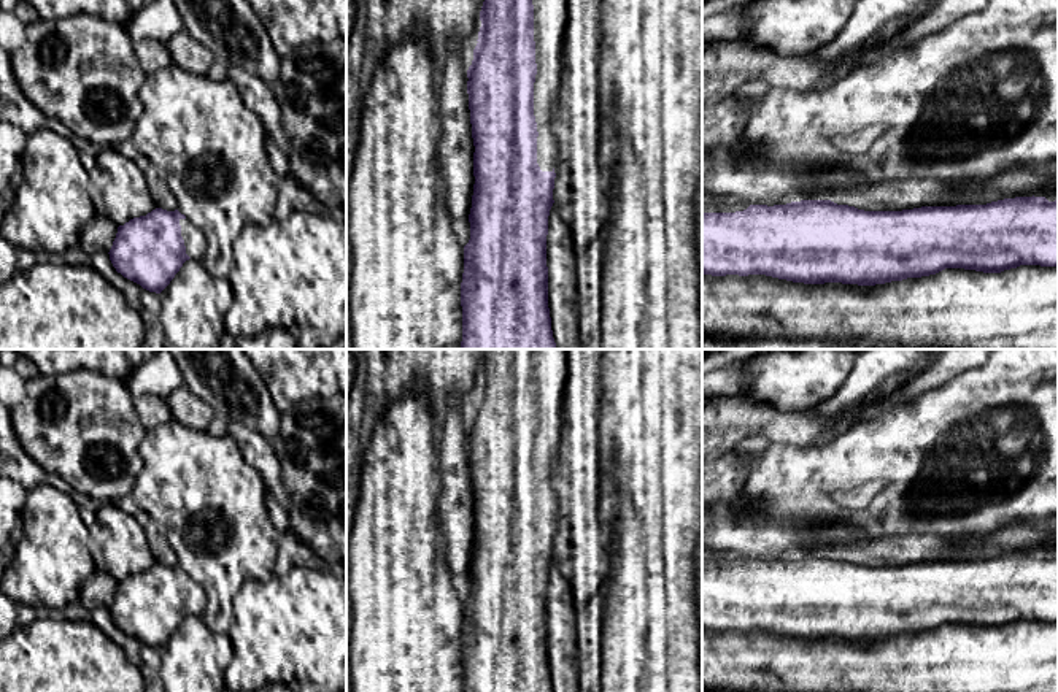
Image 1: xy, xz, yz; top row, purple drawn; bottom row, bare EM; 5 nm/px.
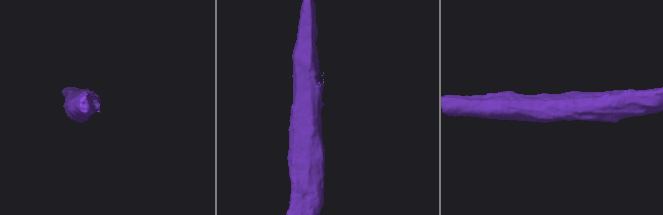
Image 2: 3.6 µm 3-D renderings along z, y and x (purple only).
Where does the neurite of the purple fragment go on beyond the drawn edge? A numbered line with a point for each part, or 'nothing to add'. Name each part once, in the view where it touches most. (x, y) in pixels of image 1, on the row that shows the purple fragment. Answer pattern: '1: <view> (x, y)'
1: xz (550, 16)

